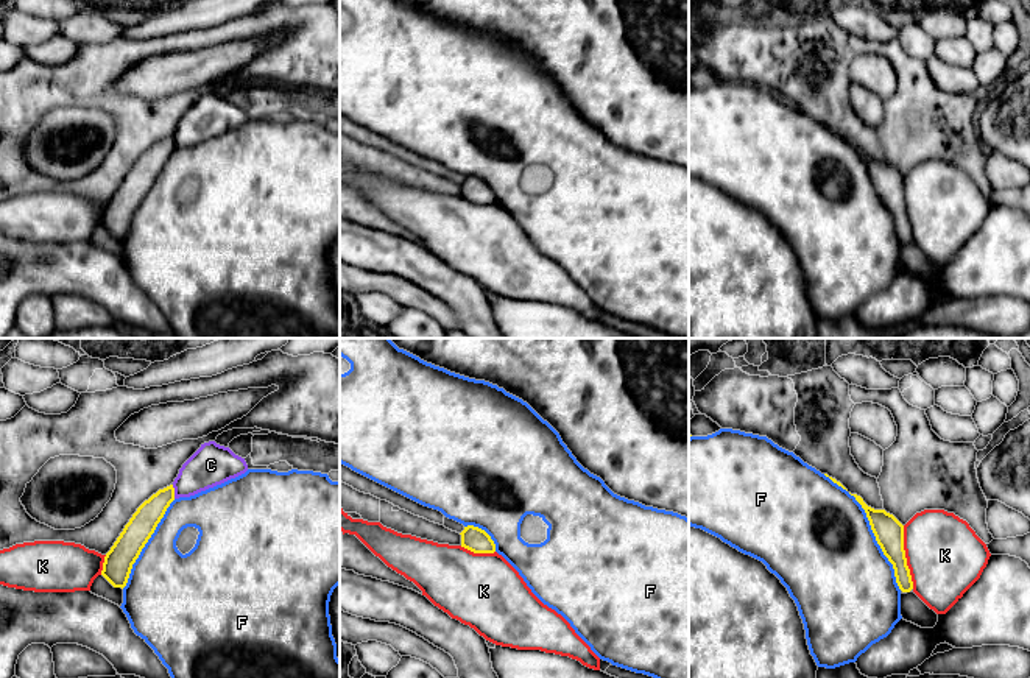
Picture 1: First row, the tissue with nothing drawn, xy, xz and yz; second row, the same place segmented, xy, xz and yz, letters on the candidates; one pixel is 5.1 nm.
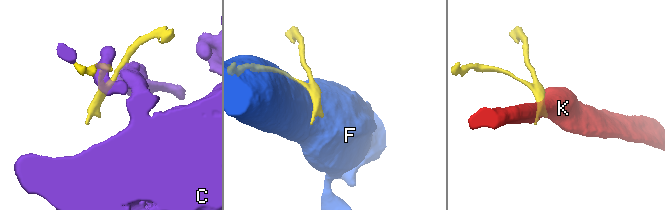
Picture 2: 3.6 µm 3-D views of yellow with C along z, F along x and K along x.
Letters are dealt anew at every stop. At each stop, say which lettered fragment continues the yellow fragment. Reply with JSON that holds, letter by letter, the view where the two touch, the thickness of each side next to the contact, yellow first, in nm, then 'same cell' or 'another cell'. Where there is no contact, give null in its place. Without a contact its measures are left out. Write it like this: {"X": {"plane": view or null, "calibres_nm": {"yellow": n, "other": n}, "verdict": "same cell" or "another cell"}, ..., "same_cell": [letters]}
{"C": {"plane": "xy", "calibres_nm": {"yellow": 140, "other": 220}, "verdict": "another cell"}, "F": {"plane": "yz", "calibres_nm": {"yellow": 150, "other": 500}, "verdict": "another cell"}, "K": {"plane": "yz", "calibres_nm": {"yellow": 150, "other": 400}, "verdict": "another cell"}, "same_cell": []}

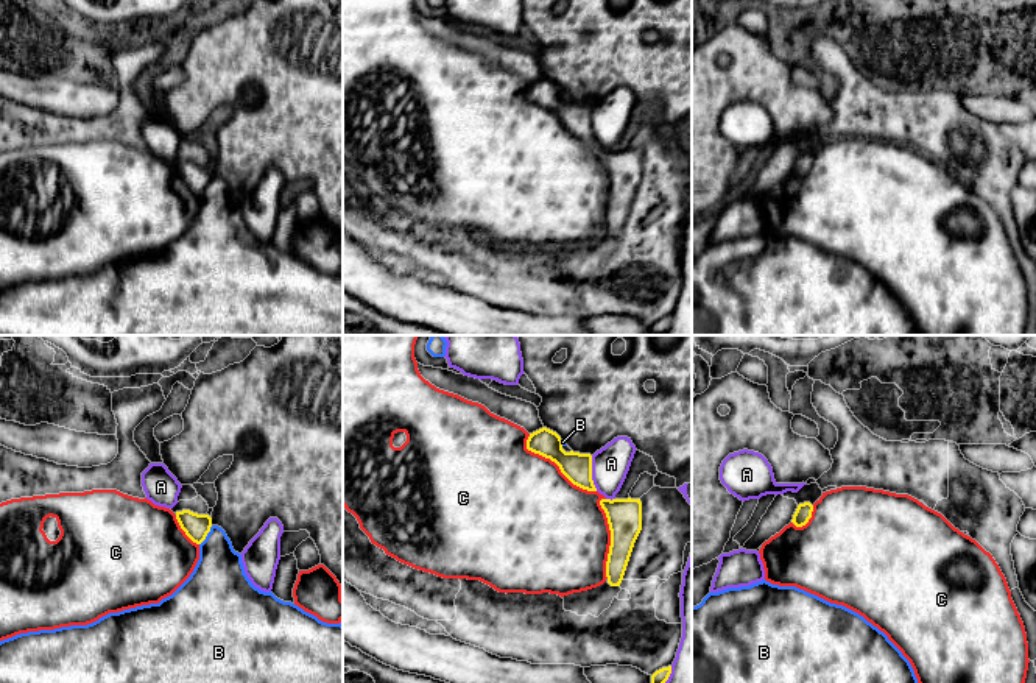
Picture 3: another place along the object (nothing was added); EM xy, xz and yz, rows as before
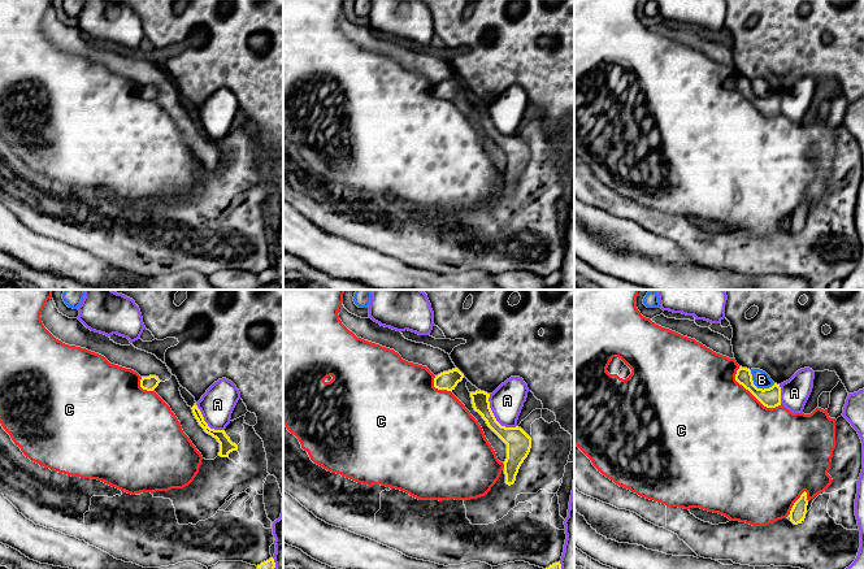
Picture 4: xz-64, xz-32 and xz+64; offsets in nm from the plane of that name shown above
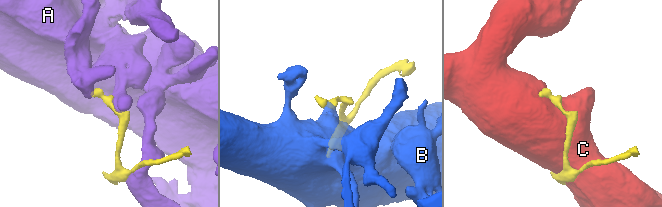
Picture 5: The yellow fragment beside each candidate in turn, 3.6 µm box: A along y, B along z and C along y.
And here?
{"A": {"plane": "xz", "calibres_nm": {"yellow": 150, "other": 190}, "verdict": "another cell"}, "B": {"plane": "xy", "calibres_nm": {"yellow": 130, "other": 280}, "verdict": "another cell"}, "C": {"plane": "xz", "calibres_nm": {"yellow": 150, "other": 480}, "verdict": "another cell"}, "same_cell": []}

